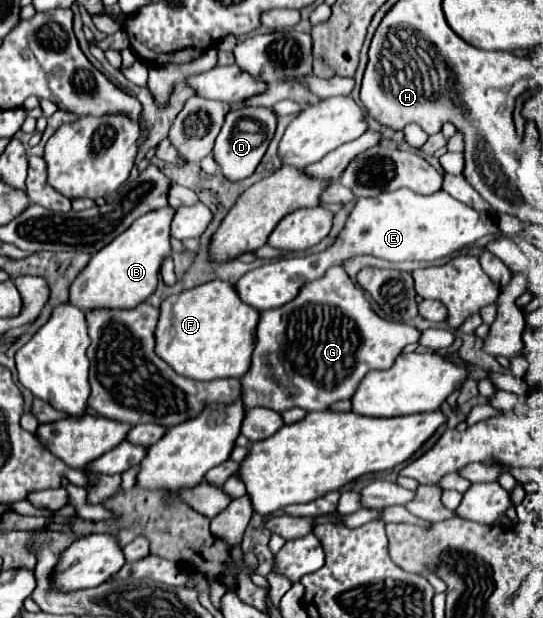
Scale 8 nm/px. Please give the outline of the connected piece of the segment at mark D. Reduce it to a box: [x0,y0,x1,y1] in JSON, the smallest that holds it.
[212,108,276,182]

